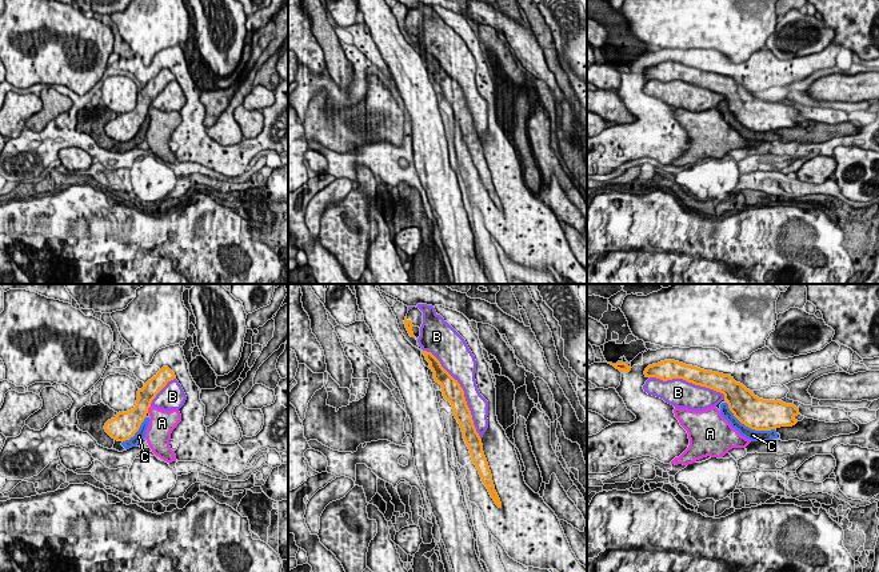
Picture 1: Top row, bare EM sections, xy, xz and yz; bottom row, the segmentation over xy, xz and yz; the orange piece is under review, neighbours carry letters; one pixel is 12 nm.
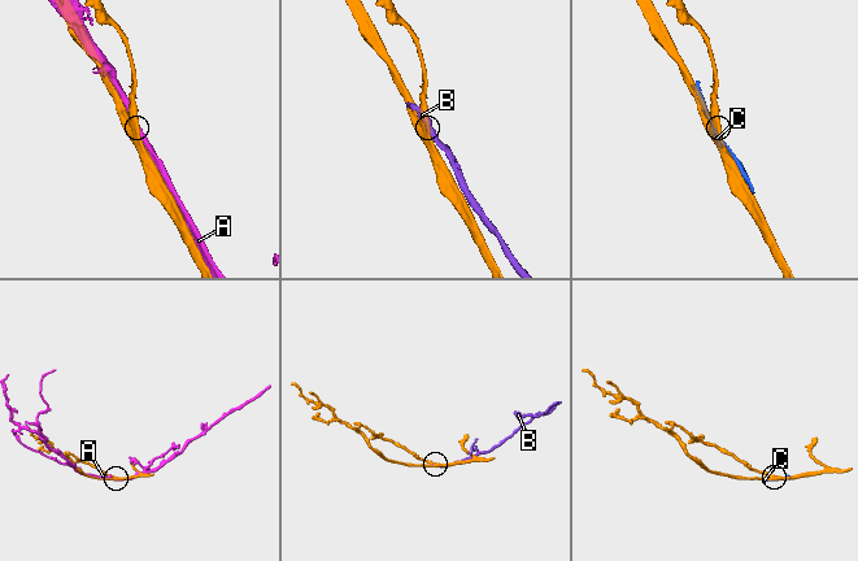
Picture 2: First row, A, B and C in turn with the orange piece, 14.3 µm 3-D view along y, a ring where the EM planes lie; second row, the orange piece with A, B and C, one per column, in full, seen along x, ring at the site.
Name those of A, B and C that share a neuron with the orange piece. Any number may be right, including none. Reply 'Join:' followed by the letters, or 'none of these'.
Join: none of these

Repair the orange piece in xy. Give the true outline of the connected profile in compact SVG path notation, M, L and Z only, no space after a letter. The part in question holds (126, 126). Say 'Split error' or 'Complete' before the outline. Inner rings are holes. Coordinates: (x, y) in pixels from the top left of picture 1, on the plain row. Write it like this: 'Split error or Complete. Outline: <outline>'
Complete. Outline: M163 68L156 77L137 92L135 109L127 113L119 113L115 120L108 121L104 127L105 133L117 143L125 143L133 139L144 123L152 101L173 80L176 80L175 75L168 68Z

